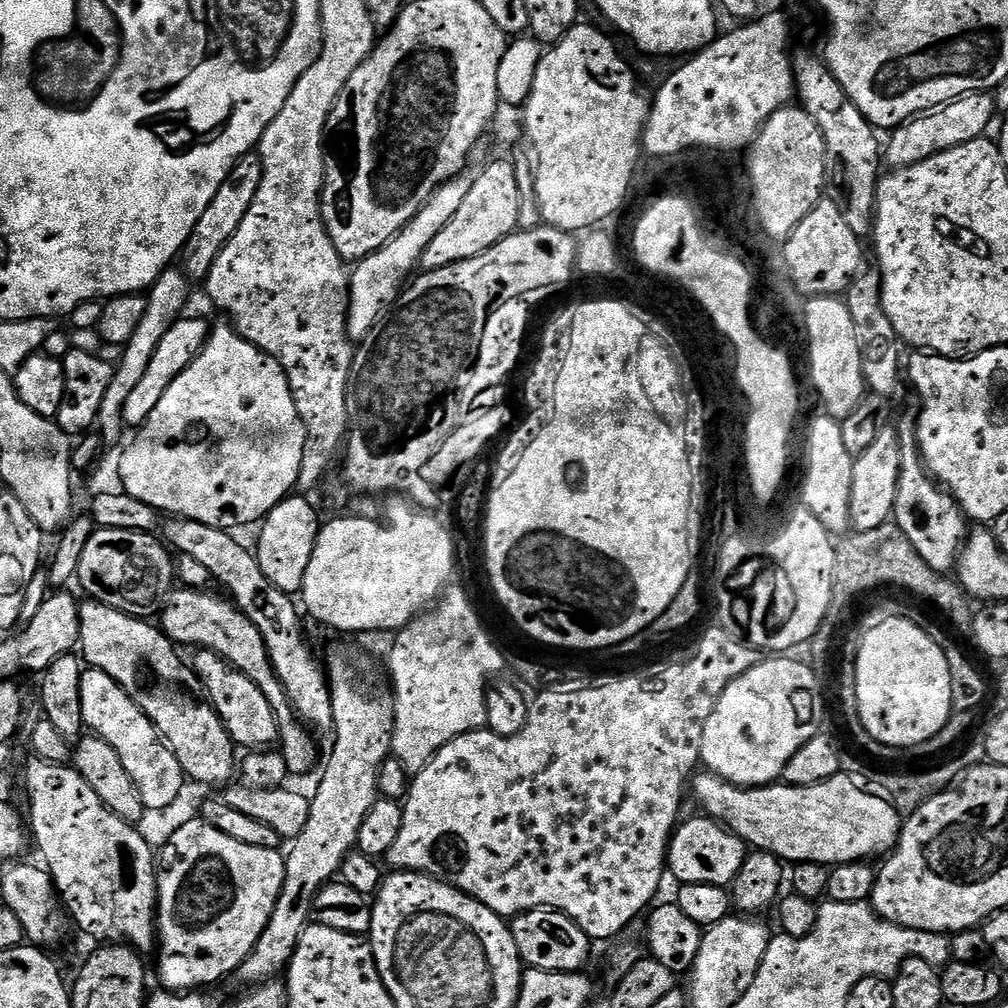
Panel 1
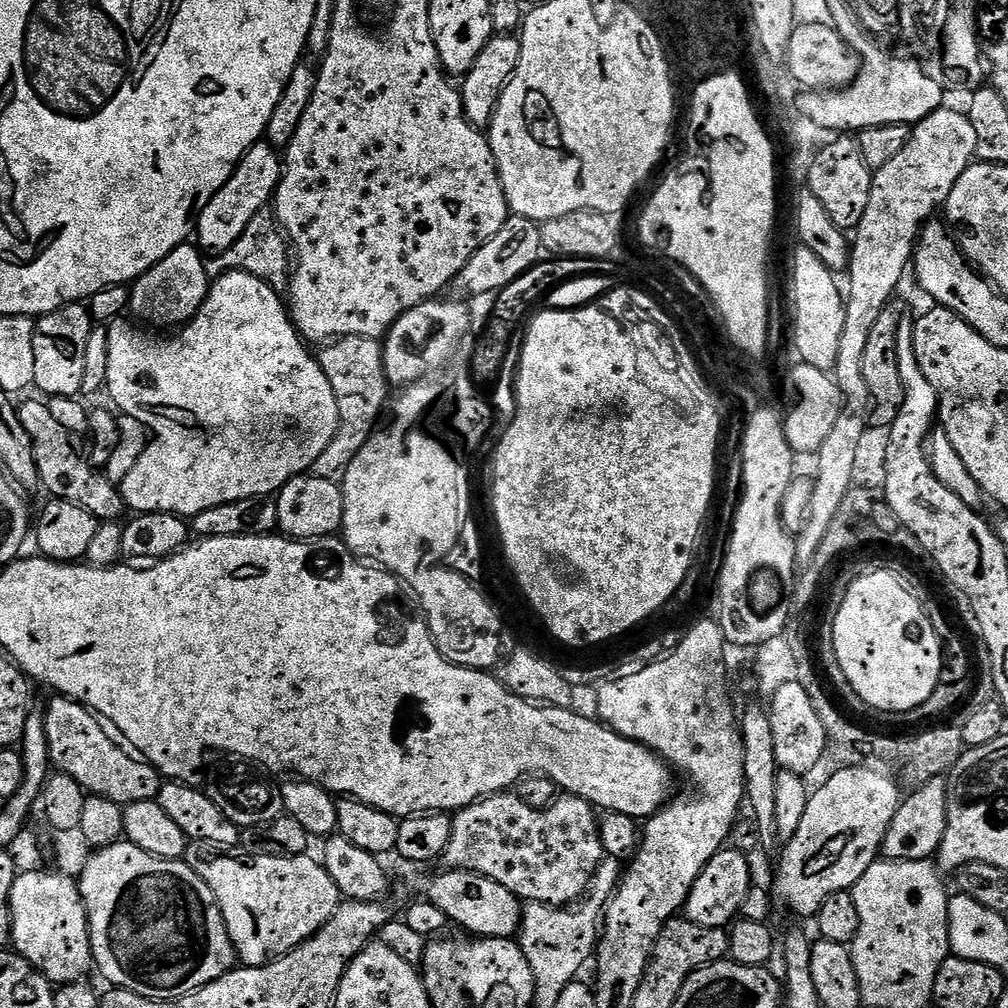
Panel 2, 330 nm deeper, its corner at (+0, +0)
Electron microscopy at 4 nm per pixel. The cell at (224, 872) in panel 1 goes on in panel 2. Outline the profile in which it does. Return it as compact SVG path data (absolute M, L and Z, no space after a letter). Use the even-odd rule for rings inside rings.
M220 854L195 865L196 873L210 886L214 898L220 903L222 918L230 934L239 963L246 968L257 968L270 960L277 960L309 940L333 914L339 910L342 897L334 878L326 871L319 859L302 856L253 856Z

